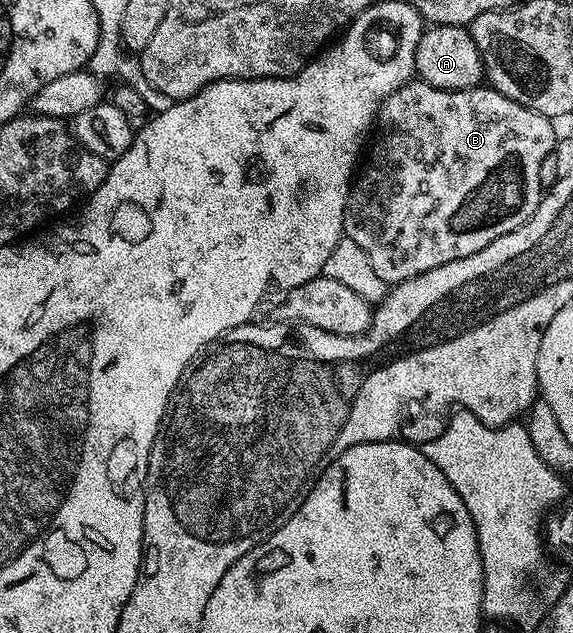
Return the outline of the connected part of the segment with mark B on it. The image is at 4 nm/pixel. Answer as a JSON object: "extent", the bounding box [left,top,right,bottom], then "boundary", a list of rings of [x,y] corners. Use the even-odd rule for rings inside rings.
{"extent":[342,80,556,284],"boundary":[[[411,80],[382,102],[380,126],[381,122],[383,134],[375,140],[374,147],[370,150],[370,163],[366,167],[363,165],[353,179],[342,228],[345,237],[355,241],[364,250],[373,271],[388,284],[412,280],[412,276],[440,268],[440,264],[448,264],[452,260],[472,256],[472,252],[480,252],[492,244],[492,240],[524,225],[542,202],[544,188],[540,184],[540,164],[551,157],[556,149],[555,123],[540,112],[532,112],[516,104],[516,100],[504,96],[489,84],[479,84],[470,90],[437,90],[421,80]]]}

